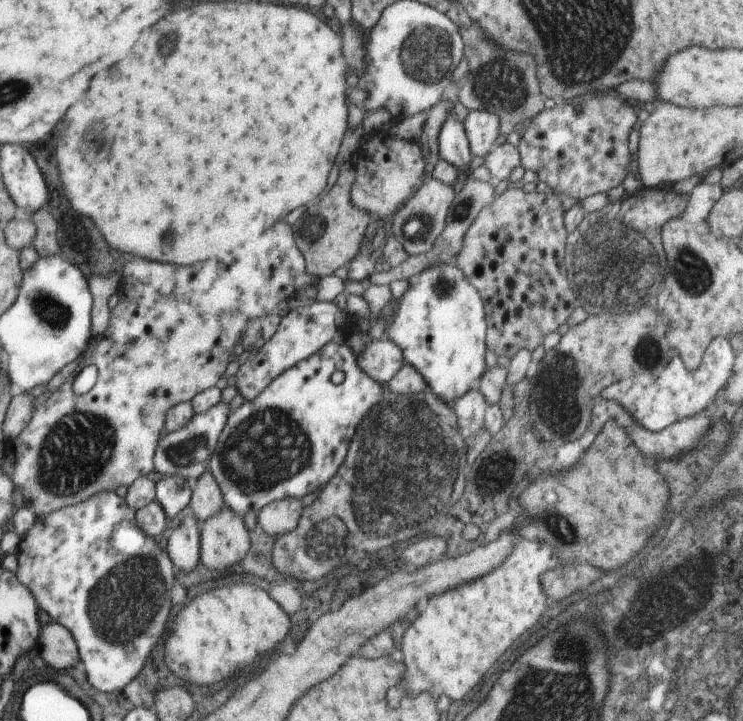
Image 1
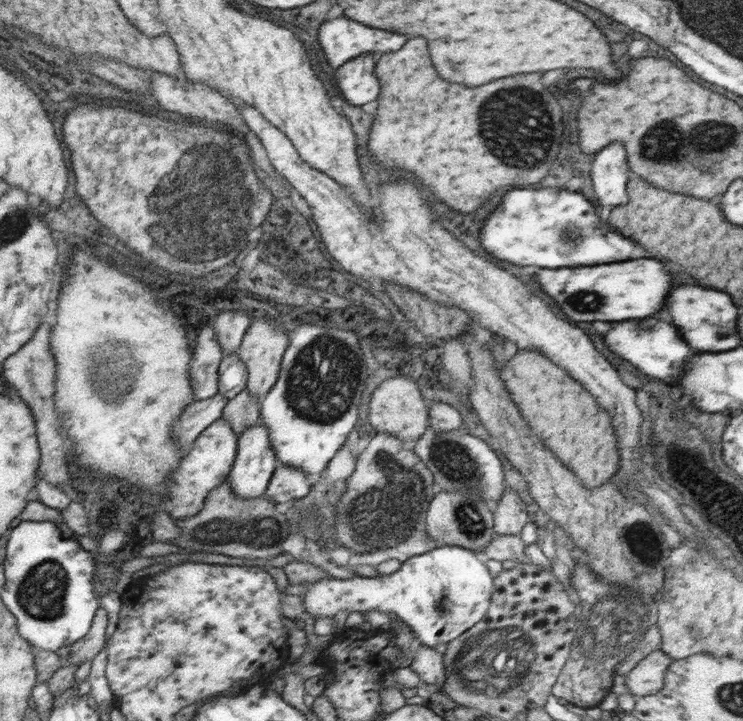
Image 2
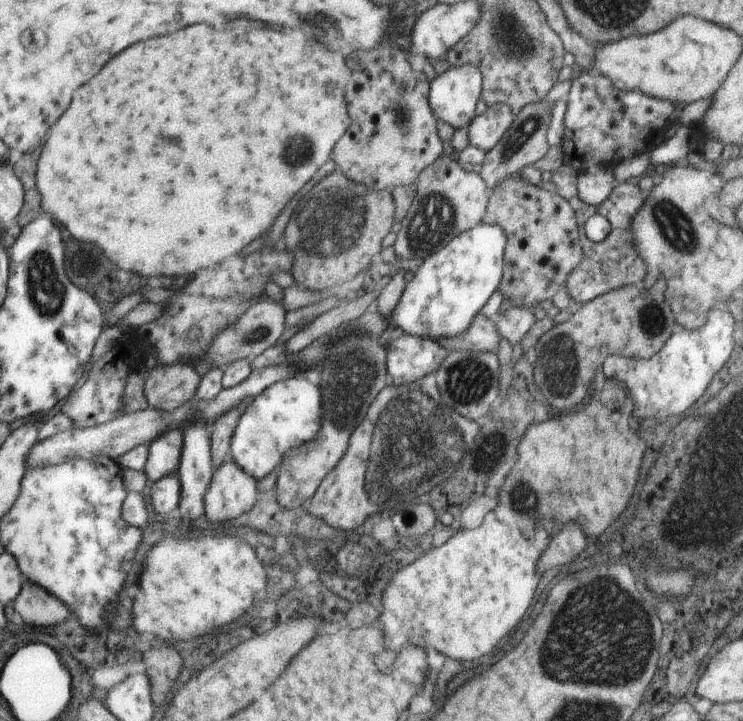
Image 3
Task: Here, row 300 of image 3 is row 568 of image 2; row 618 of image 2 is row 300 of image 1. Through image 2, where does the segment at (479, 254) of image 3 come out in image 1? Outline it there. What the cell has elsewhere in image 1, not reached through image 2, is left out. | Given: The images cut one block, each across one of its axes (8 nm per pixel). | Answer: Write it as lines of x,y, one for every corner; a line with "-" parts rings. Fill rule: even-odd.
452,261
443,265
432,265
422,271
414,280
410,280
407,292
397,301
399,303
393,312
396,316
391,326
388,320
393,317
390,313
386,320
384,338
395,342
401,349
406,364
414,367
417,373
425,380
430,389
441,401
456,402
468,391
476,389
480,377
486,371
484,357
487,346
487,322
485,319
484,300
476,287
471,285
465,274
-
315,300
309,306
301,306
292,309
288,314
282,314
277,331
265,342
259,350
255,350
245,363
239,366
236,373
236,393
243,396
246,401
254,401
256,397
279,374
294,366
297,362
307,359
318,352
327,342
337,339
345,326
345,323
353,323
356,317
352,317
345,310
341,312
336,304
-
336,326
340,326
337,328
-
337,330
337,331
336,331

